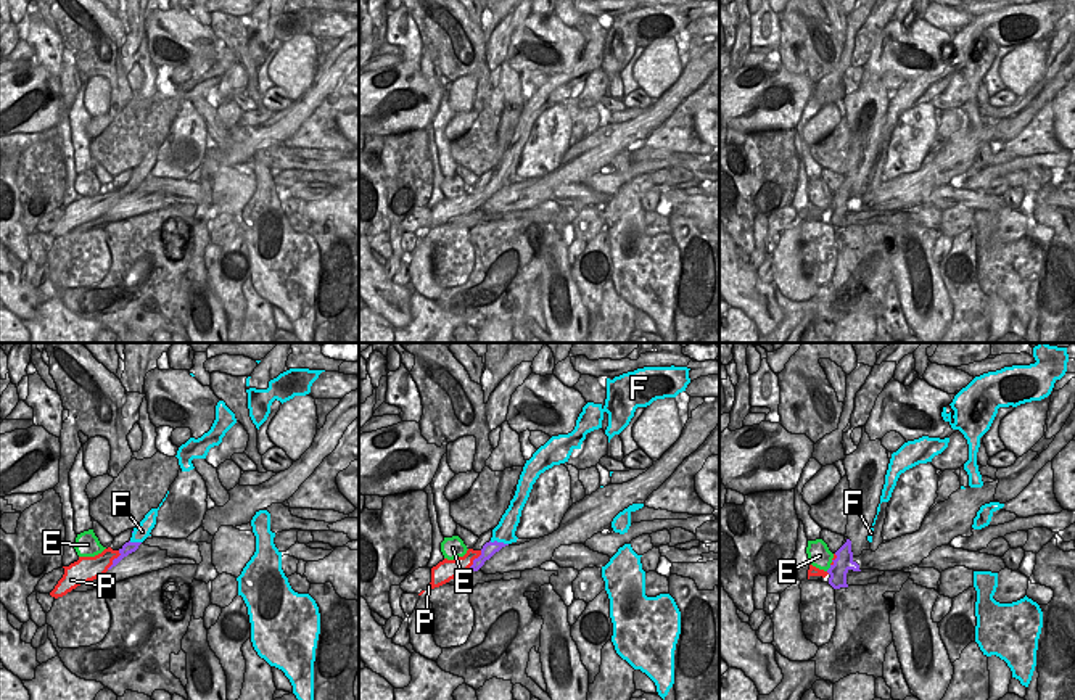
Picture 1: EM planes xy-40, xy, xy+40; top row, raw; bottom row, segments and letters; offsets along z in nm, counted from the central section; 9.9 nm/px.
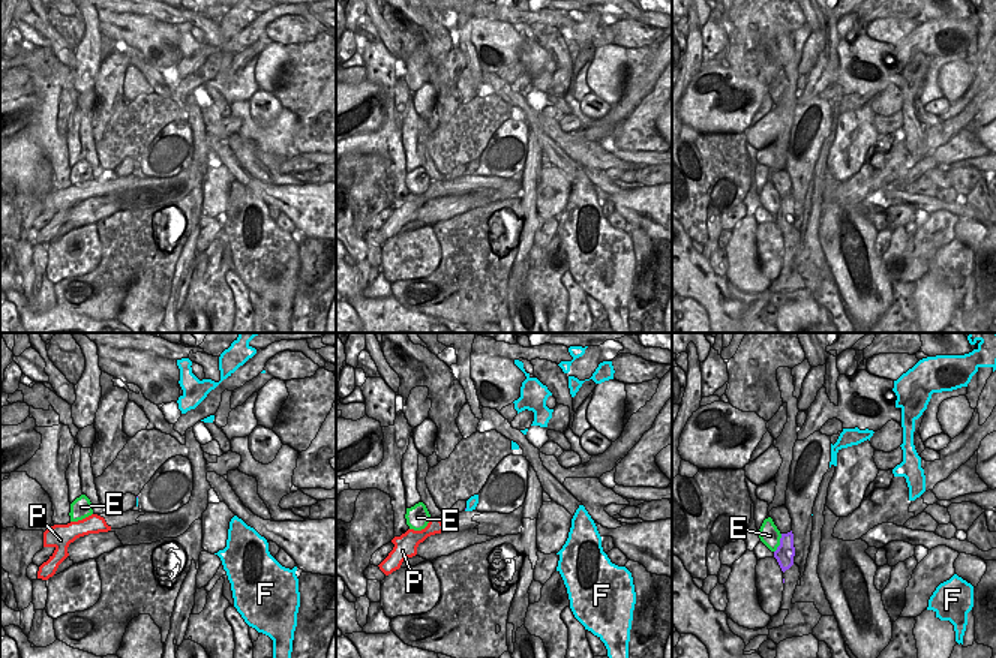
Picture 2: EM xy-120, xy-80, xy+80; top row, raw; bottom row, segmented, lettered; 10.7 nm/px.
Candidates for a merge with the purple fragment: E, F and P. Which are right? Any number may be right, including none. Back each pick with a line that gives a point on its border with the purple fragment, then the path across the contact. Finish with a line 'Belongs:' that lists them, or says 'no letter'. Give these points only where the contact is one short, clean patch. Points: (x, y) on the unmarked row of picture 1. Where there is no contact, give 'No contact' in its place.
Belongs: no letter.

